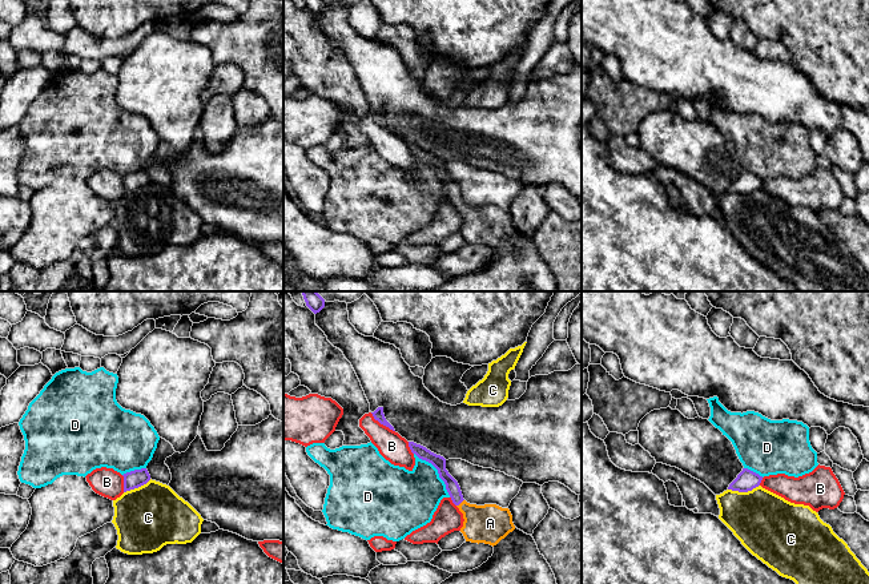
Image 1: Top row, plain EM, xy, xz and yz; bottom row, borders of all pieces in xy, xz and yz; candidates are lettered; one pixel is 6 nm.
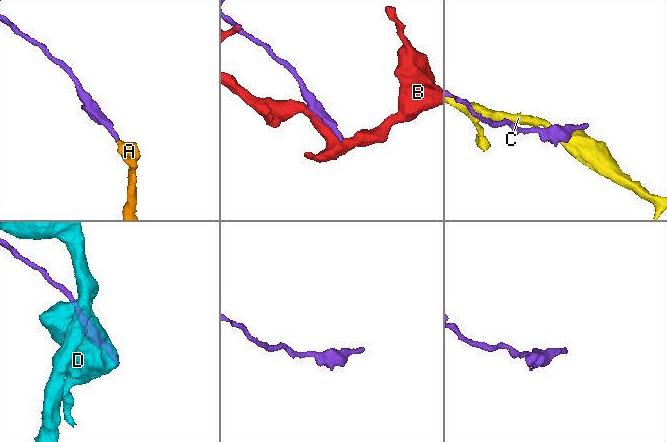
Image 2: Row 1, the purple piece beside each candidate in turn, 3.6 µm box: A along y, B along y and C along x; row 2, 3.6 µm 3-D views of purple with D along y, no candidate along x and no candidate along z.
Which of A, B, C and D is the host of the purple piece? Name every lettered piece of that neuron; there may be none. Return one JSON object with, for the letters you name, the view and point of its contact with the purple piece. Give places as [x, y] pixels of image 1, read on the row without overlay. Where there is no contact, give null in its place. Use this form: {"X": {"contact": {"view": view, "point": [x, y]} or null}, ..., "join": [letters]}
{"A": {"contact": {"view": "xz", "point": [459, 205]}}, "join": ["A"]}

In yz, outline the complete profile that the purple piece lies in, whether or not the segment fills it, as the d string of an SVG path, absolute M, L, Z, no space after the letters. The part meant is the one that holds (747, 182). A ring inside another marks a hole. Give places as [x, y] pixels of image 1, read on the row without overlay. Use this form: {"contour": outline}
{"contour": "M743 170L743 173L737 177L737 180L729 186L728 192L748 194L759 189L761 182L763 178L760 178L759 176L748 170Z"}

